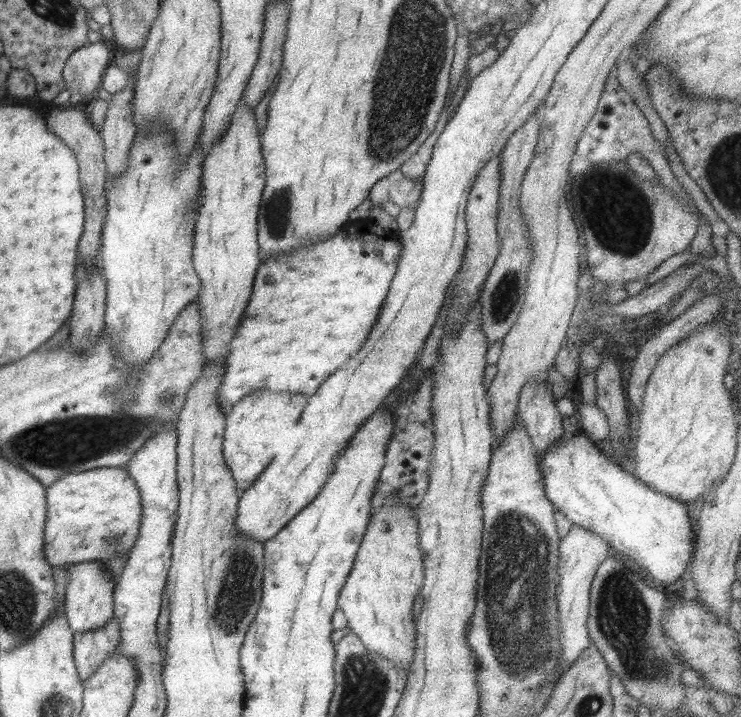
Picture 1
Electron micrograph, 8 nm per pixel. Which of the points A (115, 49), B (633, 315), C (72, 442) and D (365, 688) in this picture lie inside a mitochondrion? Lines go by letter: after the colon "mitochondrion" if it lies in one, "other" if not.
A: other
B: other
C: mitochondrion
D: mitochondrion

